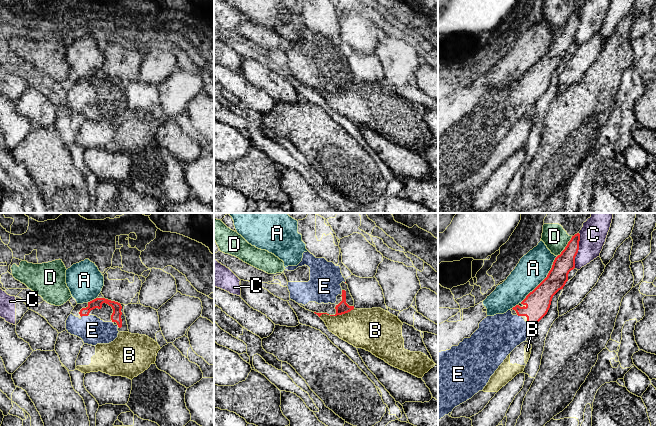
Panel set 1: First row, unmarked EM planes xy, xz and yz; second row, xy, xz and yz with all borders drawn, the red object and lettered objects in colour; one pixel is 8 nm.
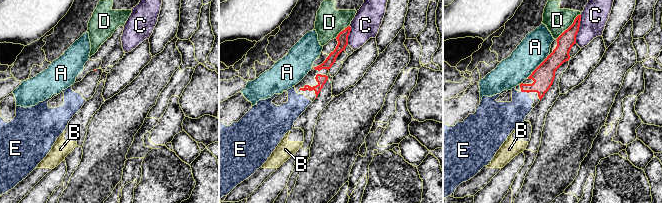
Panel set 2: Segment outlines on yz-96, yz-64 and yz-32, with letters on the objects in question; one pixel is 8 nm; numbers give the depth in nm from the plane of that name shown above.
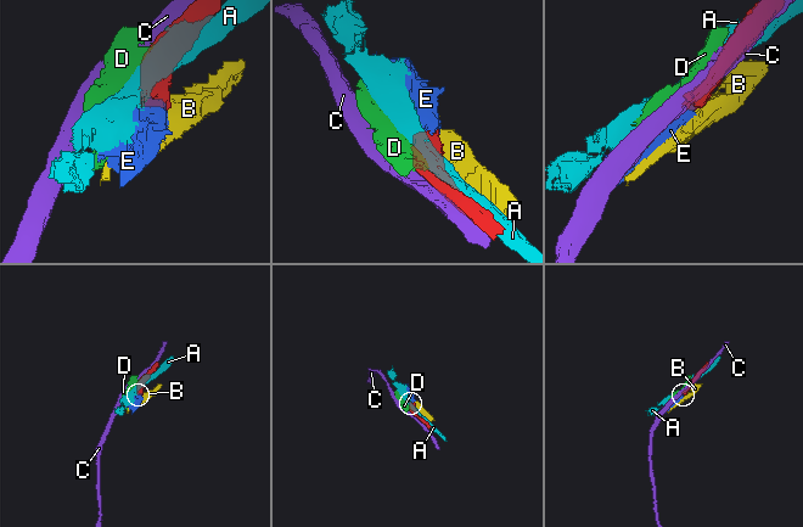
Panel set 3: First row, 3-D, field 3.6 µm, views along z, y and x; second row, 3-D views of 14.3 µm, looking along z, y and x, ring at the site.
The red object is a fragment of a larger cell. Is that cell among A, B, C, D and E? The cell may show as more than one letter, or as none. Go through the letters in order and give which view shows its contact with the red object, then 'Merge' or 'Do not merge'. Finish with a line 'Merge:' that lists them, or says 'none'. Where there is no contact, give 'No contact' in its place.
A: Touches red in yz. Do not merge
B: Touches red in xz. Do not merge
C: Touches red in yz. Do not merge
D: Touches red in yz. Do not merge
E: Touches red in xy. Merge
Merge: E

